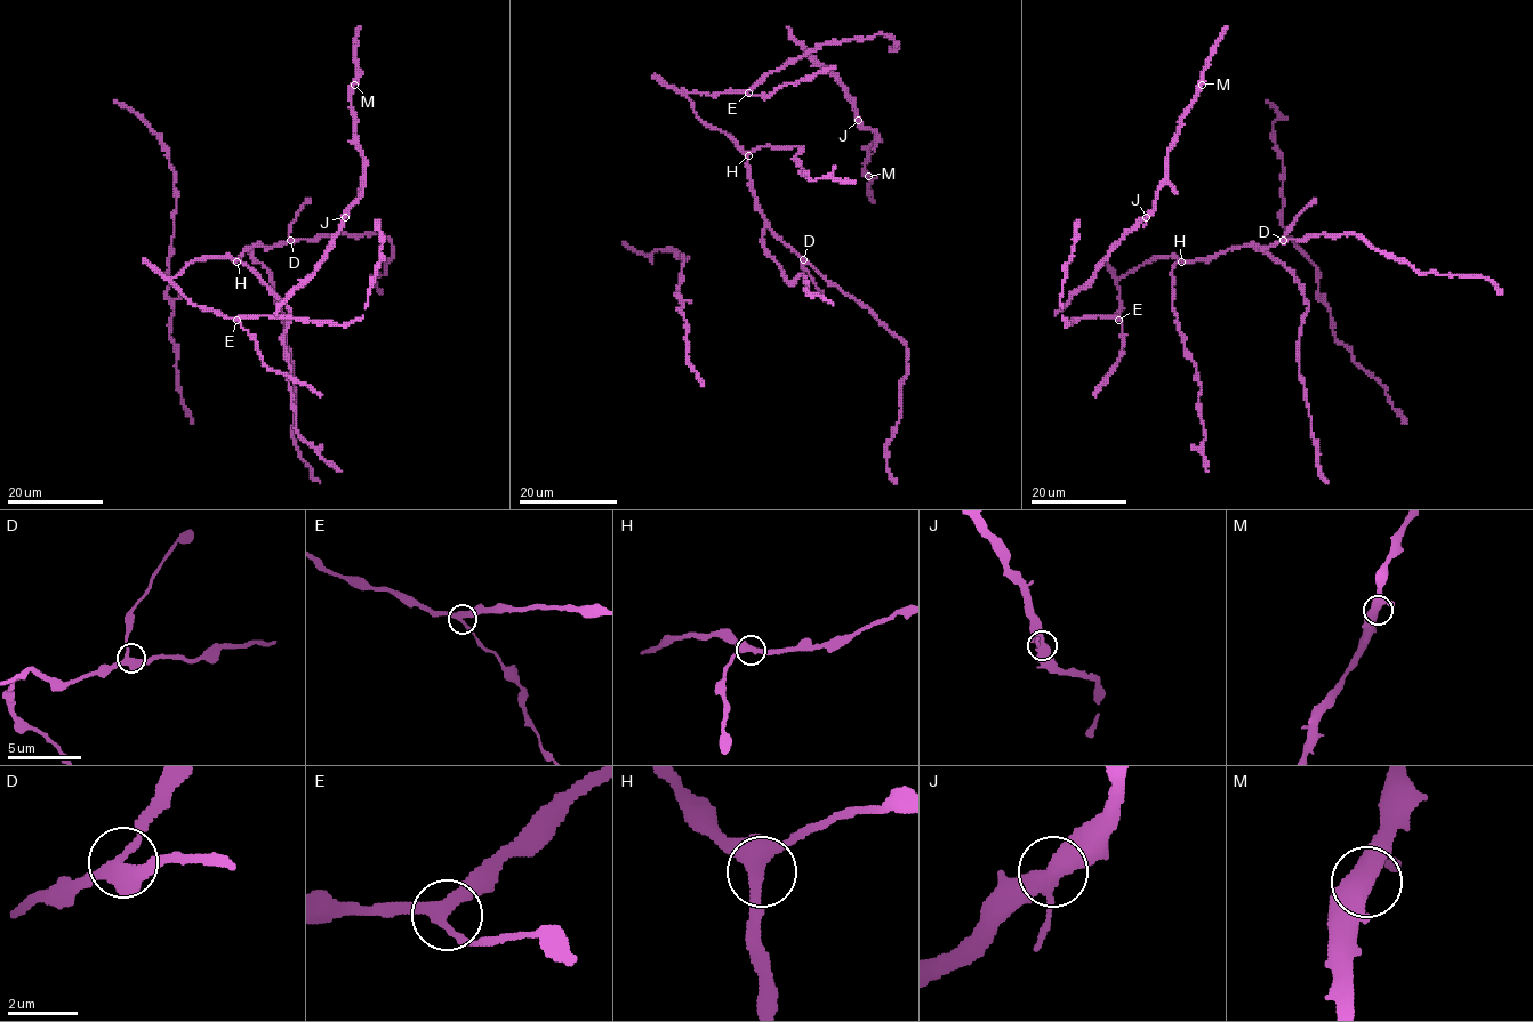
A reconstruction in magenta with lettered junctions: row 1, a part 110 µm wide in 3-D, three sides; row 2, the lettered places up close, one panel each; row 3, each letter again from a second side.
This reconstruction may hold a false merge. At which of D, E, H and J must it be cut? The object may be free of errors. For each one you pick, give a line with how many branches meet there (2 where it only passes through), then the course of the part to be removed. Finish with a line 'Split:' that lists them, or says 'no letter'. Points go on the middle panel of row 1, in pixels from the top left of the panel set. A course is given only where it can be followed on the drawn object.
Split: no letter

